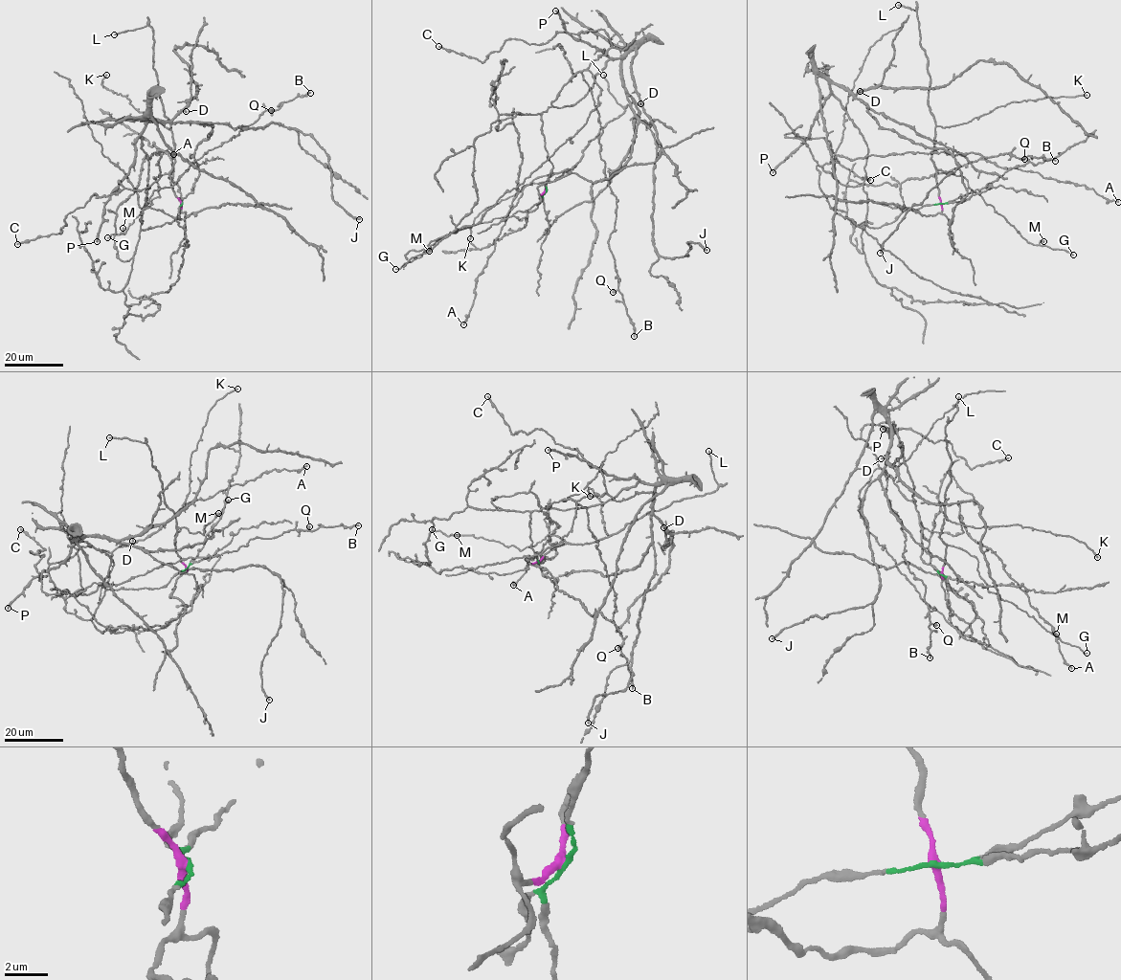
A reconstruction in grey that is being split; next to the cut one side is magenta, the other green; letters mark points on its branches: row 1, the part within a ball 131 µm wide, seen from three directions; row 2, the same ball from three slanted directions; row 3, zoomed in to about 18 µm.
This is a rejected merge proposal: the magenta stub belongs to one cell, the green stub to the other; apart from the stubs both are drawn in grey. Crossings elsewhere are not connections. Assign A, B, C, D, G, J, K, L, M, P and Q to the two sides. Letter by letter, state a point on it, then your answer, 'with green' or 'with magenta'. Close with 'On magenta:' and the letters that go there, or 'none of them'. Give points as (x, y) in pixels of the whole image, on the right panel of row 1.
A: place (1118, 202); with green
B: place (1055, 161); with green
C: place (870, 180); with green
D: place (860, 91); with green
G: place (1073, 255); with magenta
J: place (880, 253); with green
K: place (1087, 95); with magenta
L: place (898, 5); with magenta
M: place (1043, 241); with magenta
P: place (773, 172); with green
Q: place (1024, 159); with green
On magenta: G, K, L, M

